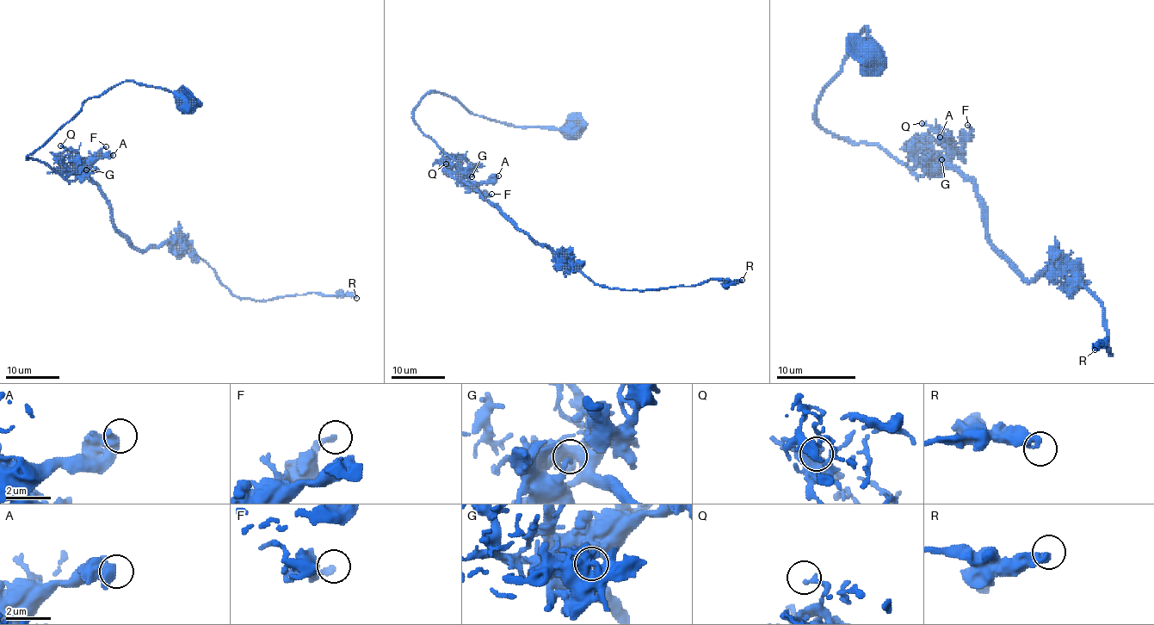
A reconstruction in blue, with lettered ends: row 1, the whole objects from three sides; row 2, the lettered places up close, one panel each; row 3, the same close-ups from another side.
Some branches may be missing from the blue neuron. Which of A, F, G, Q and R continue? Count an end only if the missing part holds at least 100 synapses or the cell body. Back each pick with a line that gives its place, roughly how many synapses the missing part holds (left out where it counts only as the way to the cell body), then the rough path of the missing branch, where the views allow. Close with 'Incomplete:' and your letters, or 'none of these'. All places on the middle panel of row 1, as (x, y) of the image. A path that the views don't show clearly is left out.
Incomplete: none of these

